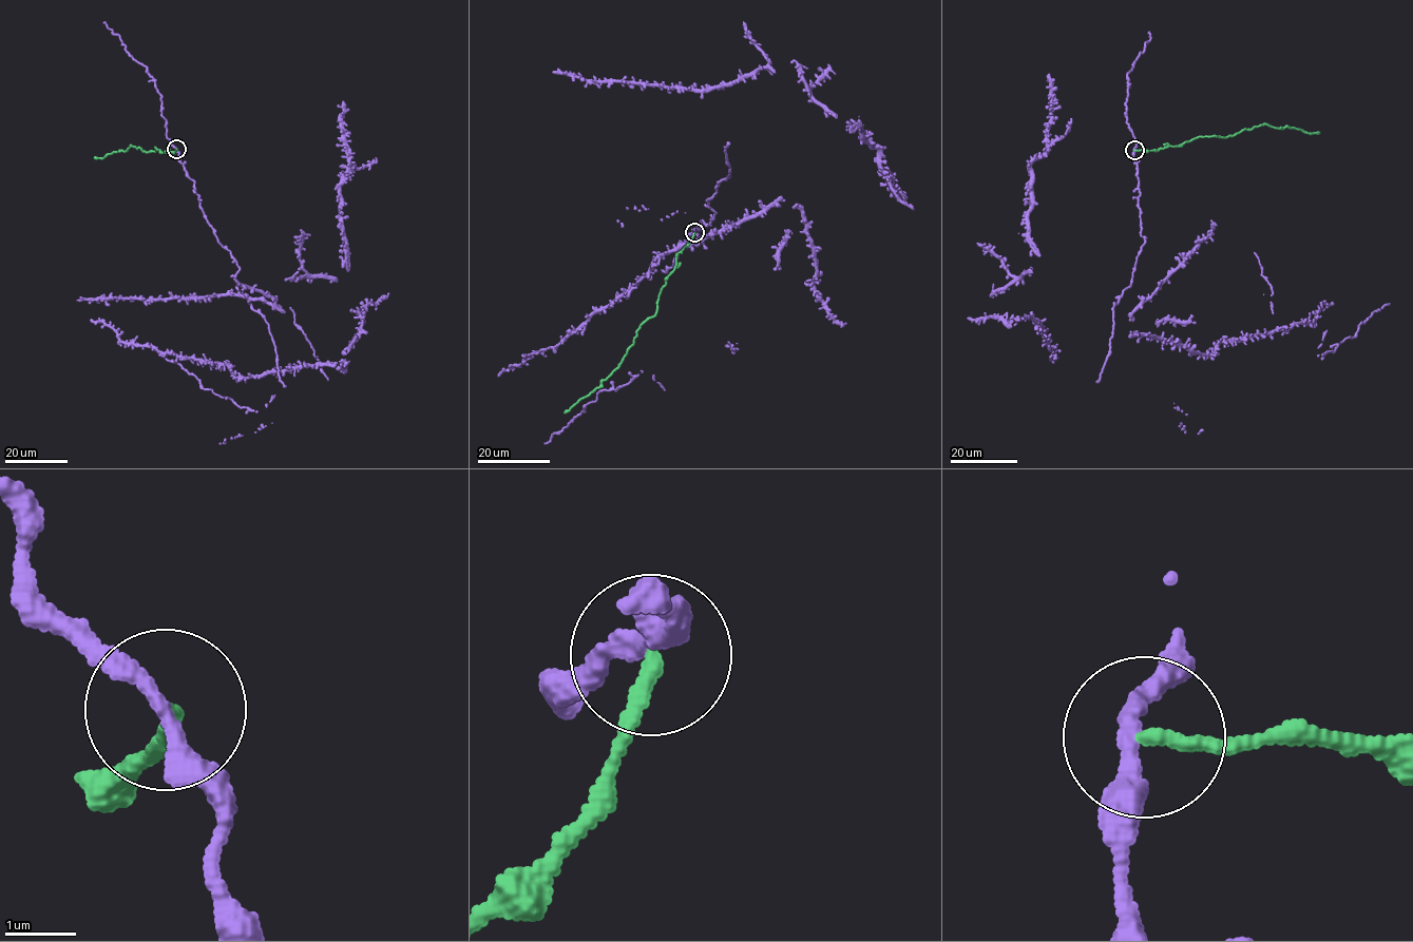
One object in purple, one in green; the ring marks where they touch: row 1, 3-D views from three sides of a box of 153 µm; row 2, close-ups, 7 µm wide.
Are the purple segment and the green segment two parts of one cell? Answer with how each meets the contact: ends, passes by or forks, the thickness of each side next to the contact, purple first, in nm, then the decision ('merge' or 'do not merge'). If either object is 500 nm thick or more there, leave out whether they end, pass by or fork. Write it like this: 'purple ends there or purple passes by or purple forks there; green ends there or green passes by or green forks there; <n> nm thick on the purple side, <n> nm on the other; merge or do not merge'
purple passes by; green ends there; 240 nm thick on the purple side, 220 nm on the other; do not merge

